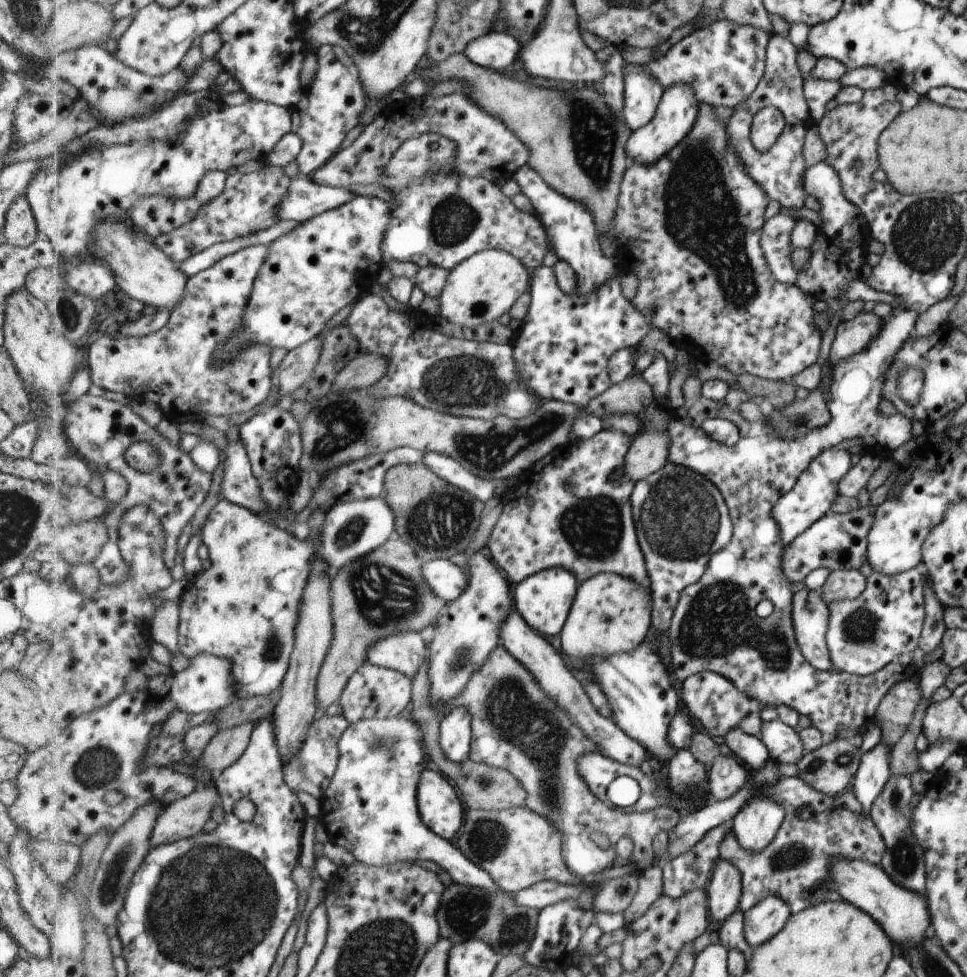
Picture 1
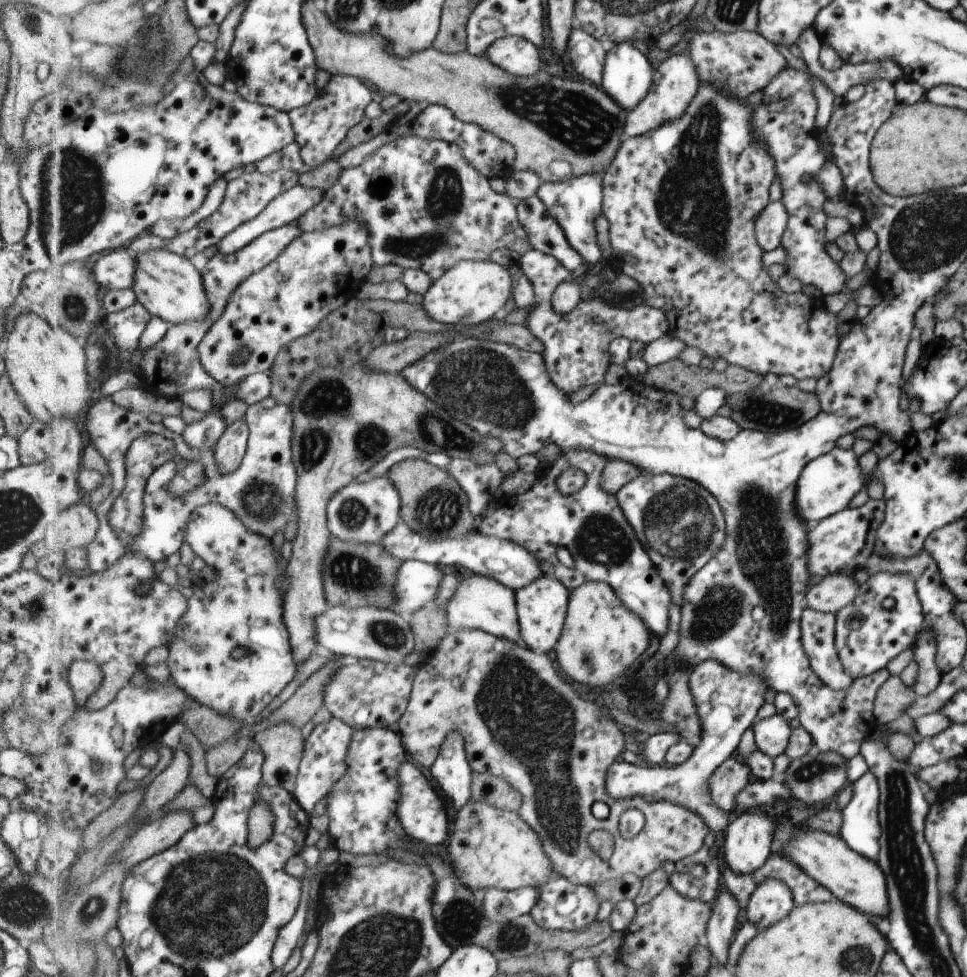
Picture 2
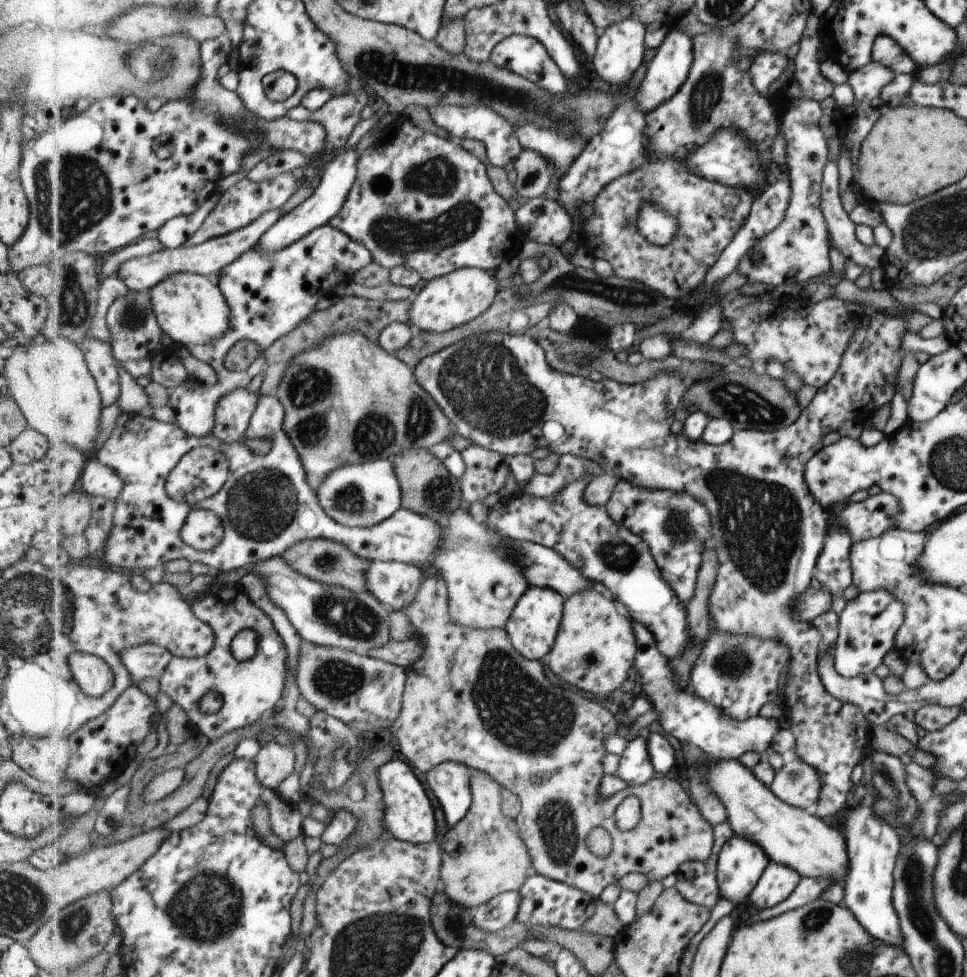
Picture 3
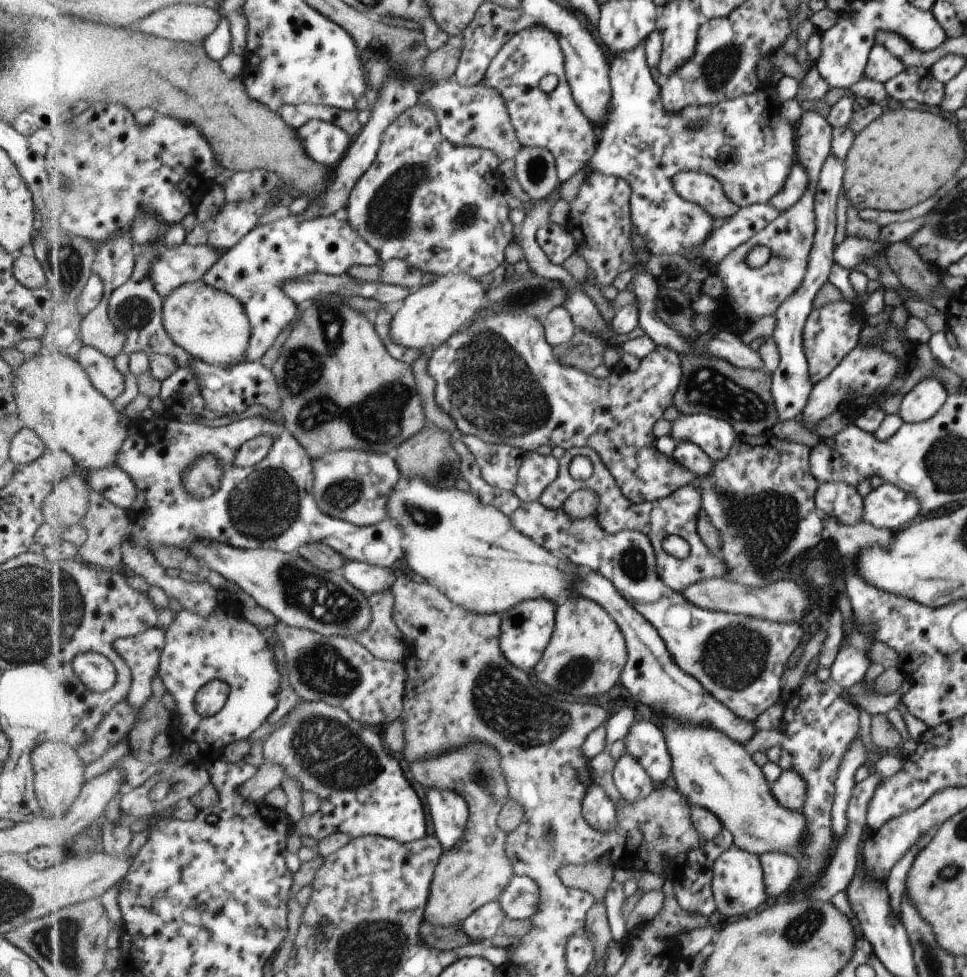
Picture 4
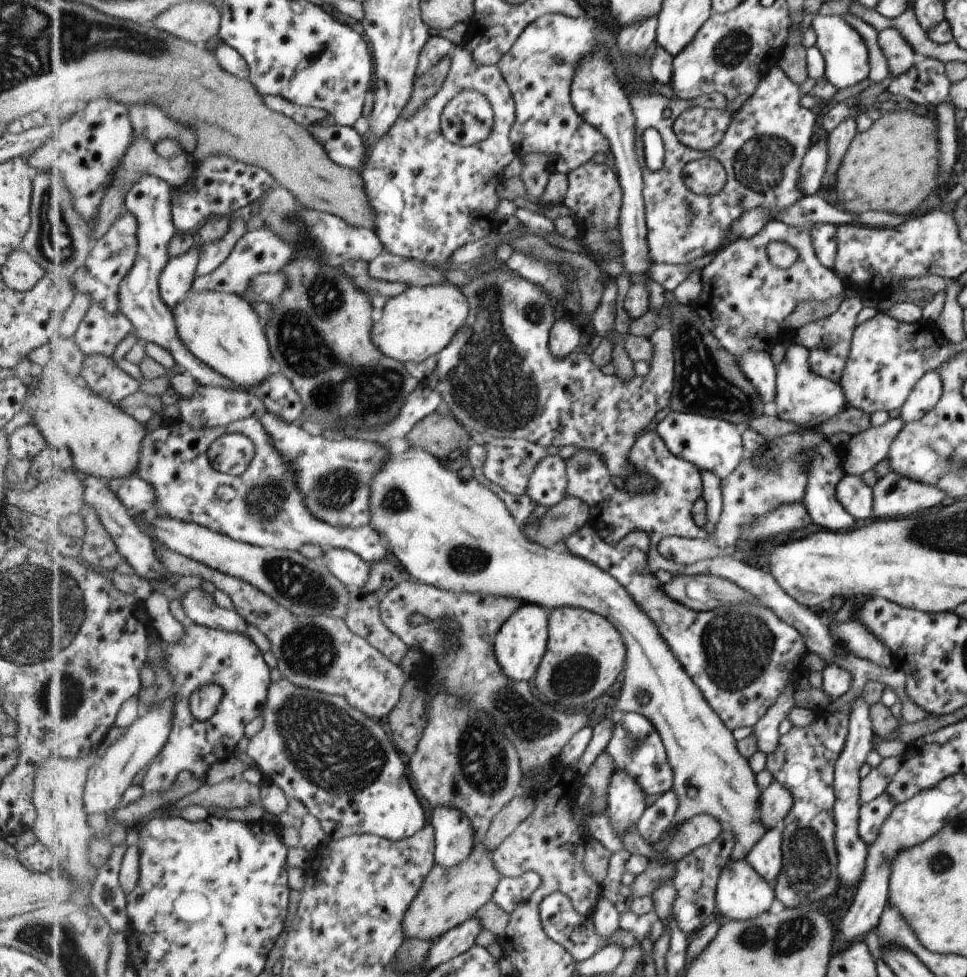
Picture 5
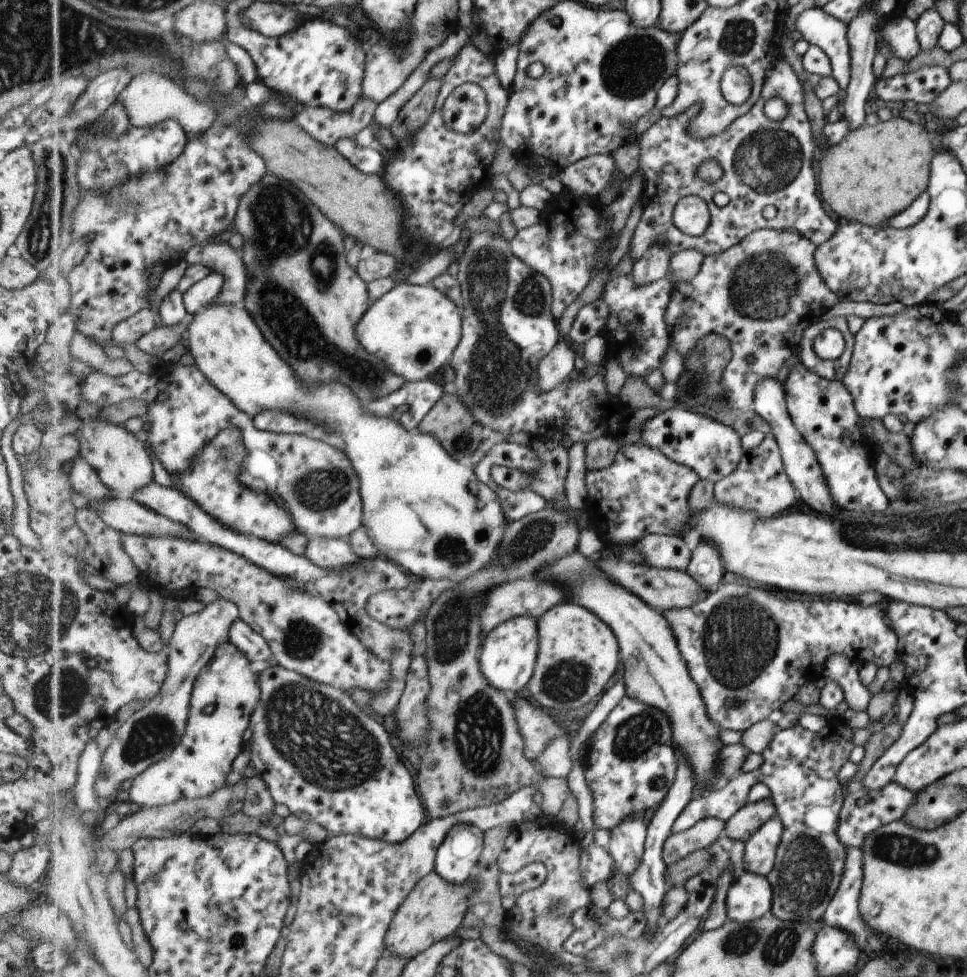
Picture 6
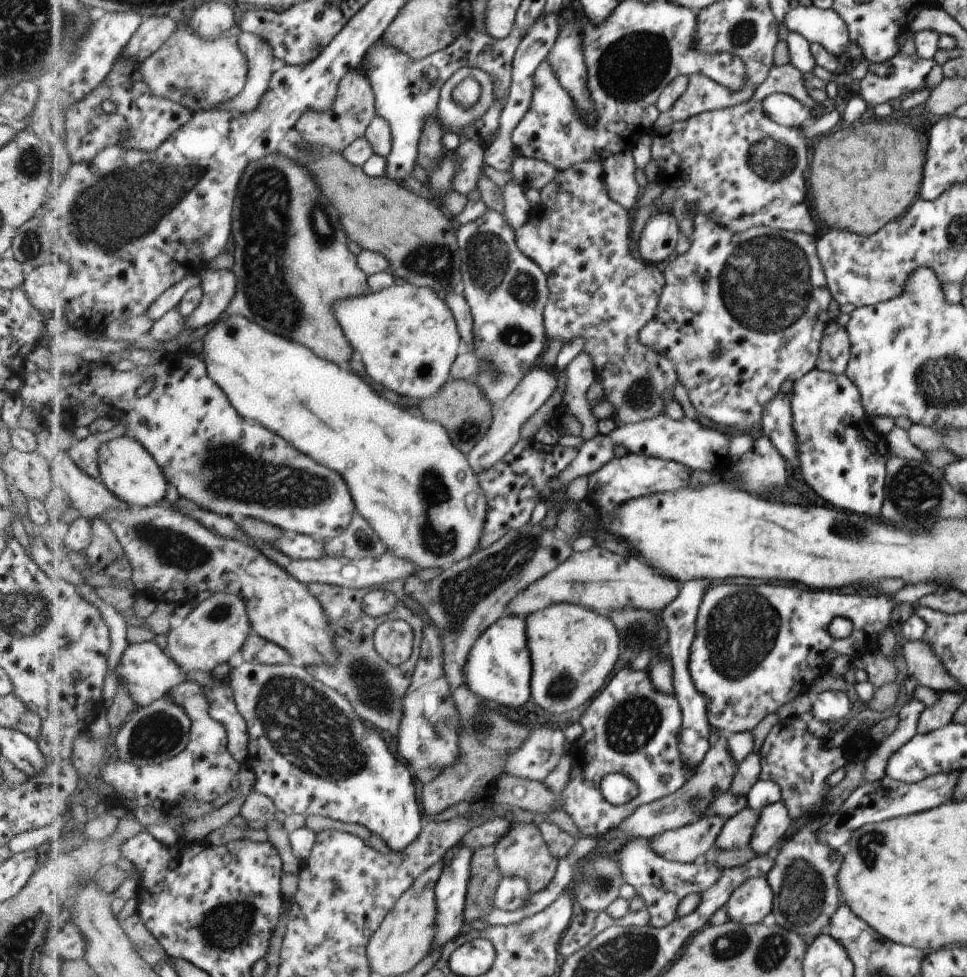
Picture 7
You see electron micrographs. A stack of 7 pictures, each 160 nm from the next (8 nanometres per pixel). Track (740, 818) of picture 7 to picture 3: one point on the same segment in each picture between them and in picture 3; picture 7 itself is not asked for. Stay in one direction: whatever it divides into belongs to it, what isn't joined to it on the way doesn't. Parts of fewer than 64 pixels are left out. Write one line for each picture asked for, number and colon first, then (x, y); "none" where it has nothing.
3: (797, 784)
4: (789, 789)
5: (776, 800)
6: (750, 816)

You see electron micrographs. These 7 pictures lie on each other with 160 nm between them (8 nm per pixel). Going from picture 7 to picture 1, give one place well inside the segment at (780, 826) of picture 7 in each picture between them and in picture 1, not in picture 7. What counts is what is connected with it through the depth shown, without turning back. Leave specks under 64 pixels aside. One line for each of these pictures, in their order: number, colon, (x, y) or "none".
1: (763, 922)
2: (773, 900)
3: (777, 881)
4: (779, 870)
5: (765, 857)
6: (760, 850)

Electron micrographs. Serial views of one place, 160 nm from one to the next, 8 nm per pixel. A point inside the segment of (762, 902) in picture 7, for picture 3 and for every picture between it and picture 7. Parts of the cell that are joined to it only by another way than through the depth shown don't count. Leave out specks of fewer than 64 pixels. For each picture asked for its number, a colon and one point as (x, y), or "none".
3: (740, 862)
4: (738, 886)
5: (741, 894)
6: (749, 896)

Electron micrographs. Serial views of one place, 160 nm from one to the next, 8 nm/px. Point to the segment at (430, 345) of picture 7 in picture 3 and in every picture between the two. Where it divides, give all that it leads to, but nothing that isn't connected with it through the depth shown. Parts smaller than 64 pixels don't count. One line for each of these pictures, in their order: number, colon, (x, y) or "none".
3: (444, 303)
4: (429, 317)
5: (421, 322)
6: (416, 328)

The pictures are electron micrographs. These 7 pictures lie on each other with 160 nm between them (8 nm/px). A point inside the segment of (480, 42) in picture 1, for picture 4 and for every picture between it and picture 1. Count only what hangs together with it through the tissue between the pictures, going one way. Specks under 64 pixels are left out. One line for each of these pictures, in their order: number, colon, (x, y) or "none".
2: (517, 55)
3: (527, 56)
4: (554, 121)

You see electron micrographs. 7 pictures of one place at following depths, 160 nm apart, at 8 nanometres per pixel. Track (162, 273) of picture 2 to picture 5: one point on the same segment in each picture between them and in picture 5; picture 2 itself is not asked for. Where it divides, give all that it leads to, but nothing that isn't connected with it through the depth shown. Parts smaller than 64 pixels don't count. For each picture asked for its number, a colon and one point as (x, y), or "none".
3: (191, 308)
4: (210, 324)
5: (224, 330)

